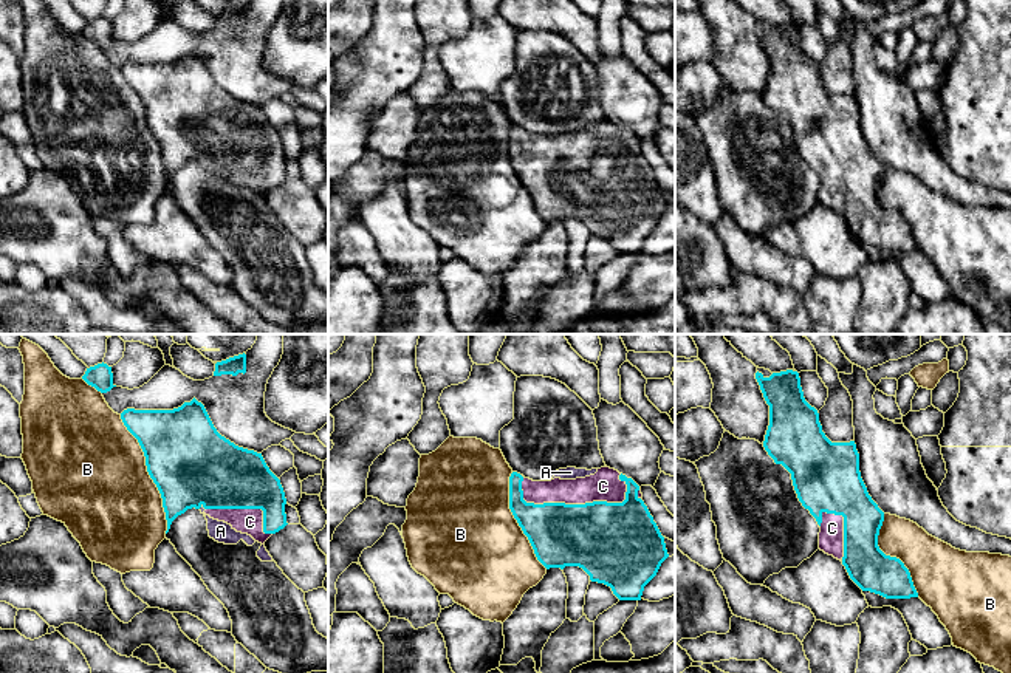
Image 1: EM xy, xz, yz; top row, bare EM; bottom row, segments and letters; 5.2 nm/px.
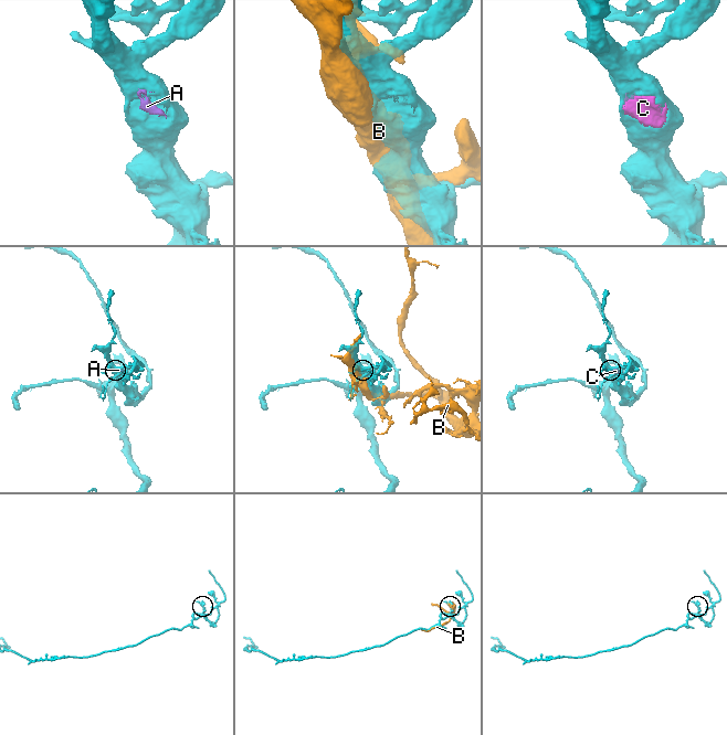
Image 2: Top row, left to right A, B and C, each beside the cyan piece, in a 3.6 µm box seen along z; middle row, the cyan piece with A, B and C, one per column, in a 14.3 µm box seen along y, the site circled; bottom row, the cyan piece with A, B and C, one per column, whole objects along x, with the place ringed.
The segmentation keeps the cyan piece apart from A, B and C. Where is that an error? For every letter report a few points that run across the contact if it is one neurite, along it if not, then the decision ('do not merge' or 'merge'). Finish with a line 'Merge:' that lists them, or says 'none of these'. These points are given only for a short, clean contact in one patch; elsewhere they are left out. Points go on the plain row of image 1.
A: line xy (202, 157), (205, 163); do not merge
B: do not merge
C: merge
Merge: C

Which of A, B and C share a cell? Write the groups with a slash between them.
A / B / C

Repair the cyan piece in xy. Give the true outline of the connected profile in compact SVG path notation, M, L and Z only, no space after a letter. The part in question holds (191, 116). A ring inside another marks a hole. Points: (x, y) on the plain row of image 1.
M195 51L173 63L127 62L121 73L138 93L147 125L161 147L167 173L166 187L178 169L201 159L211 172L231 178L237 186L248 187L262 198L288 178L283 141L262 107L238 101L221 90L204 59Z

